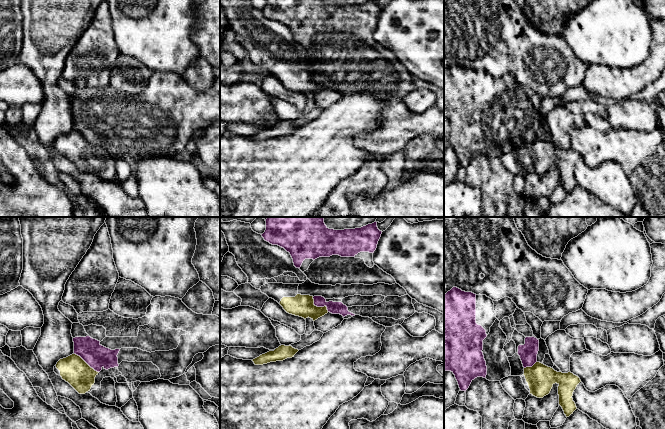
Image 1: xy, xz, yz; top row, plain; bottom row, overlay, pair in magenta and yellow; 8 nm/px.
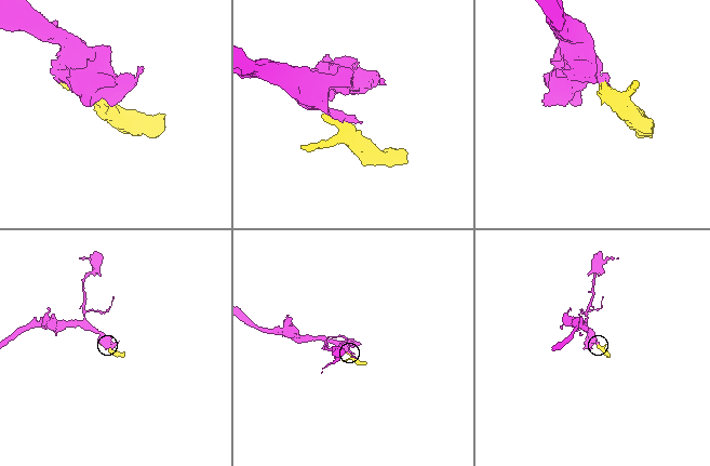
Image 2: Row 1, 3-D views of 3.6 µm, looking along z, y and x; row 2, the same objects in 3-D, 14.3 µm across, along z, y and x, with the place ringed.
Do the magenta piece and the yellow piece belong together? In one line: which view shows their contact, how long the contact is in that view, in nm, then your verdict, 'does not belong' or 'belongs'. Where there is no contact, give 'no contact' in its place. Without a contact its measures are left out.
xy | 260 nm | does not belong

